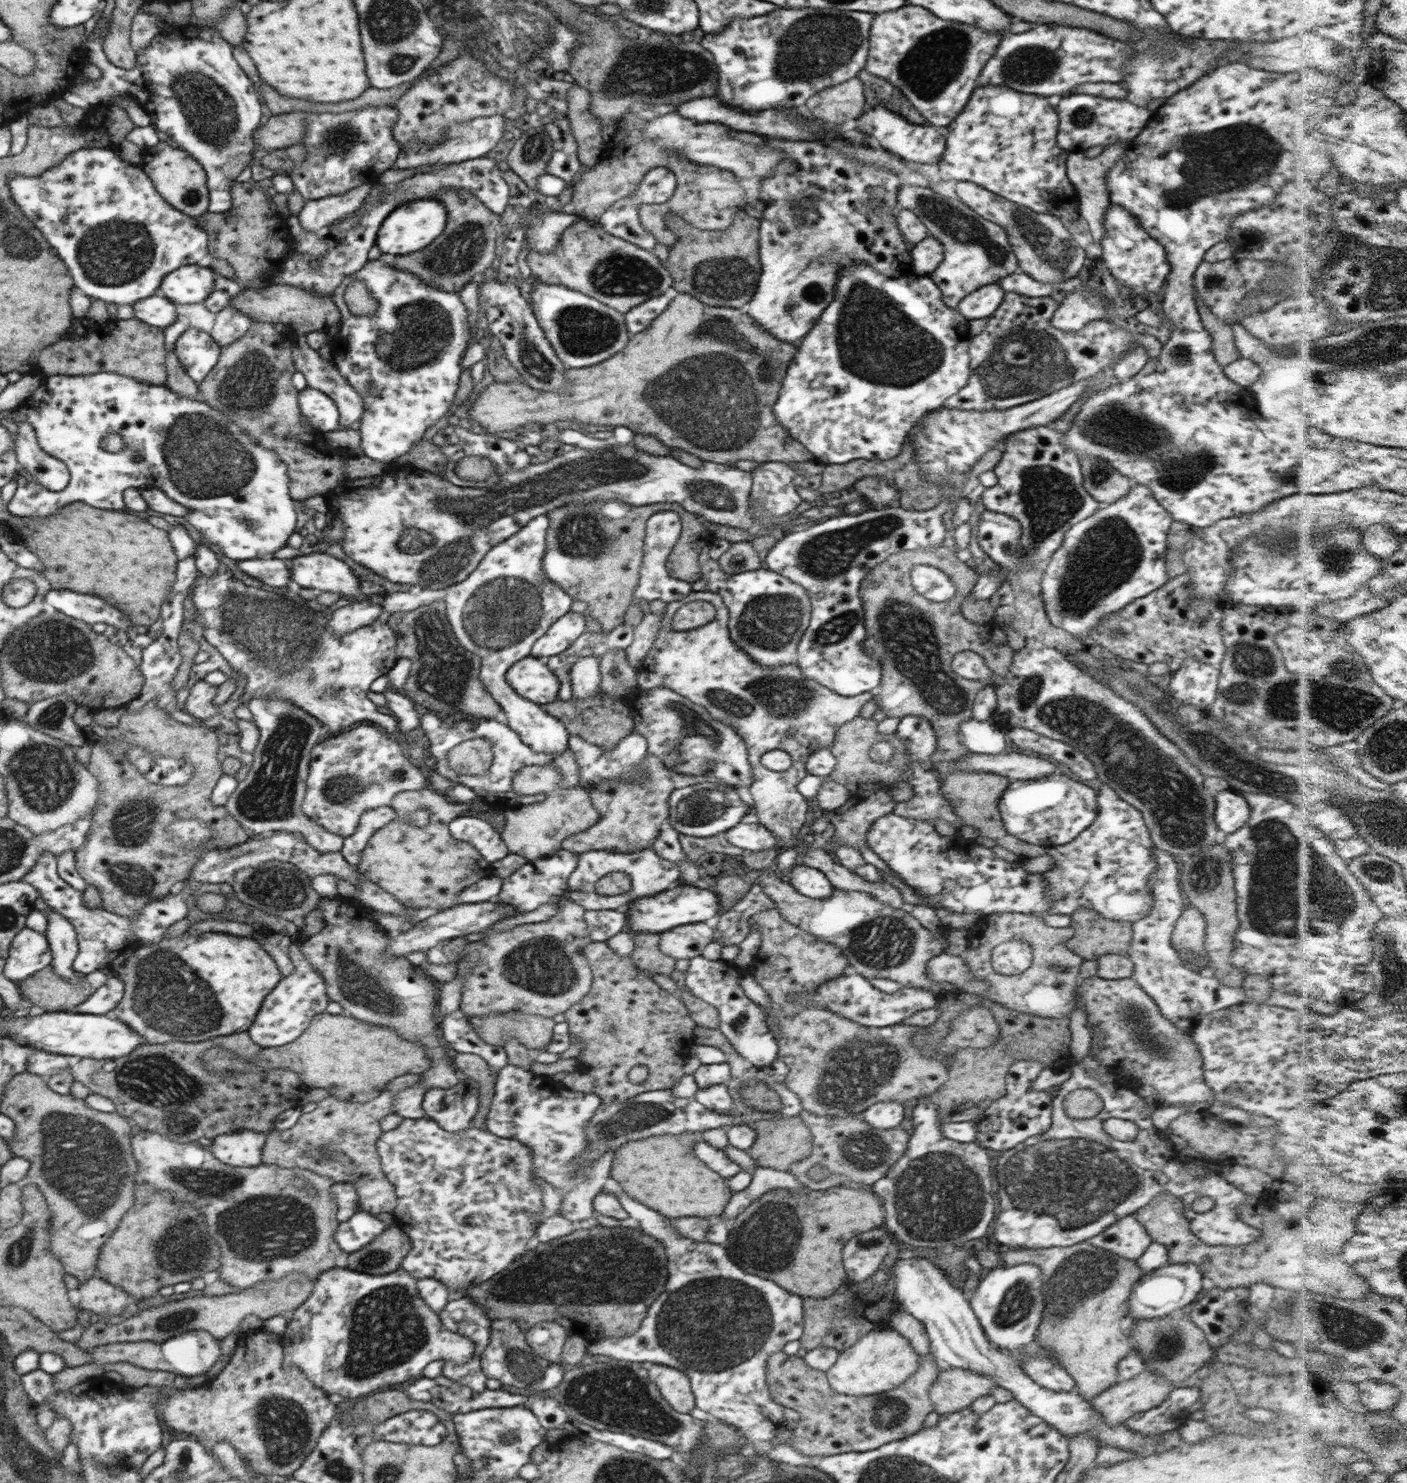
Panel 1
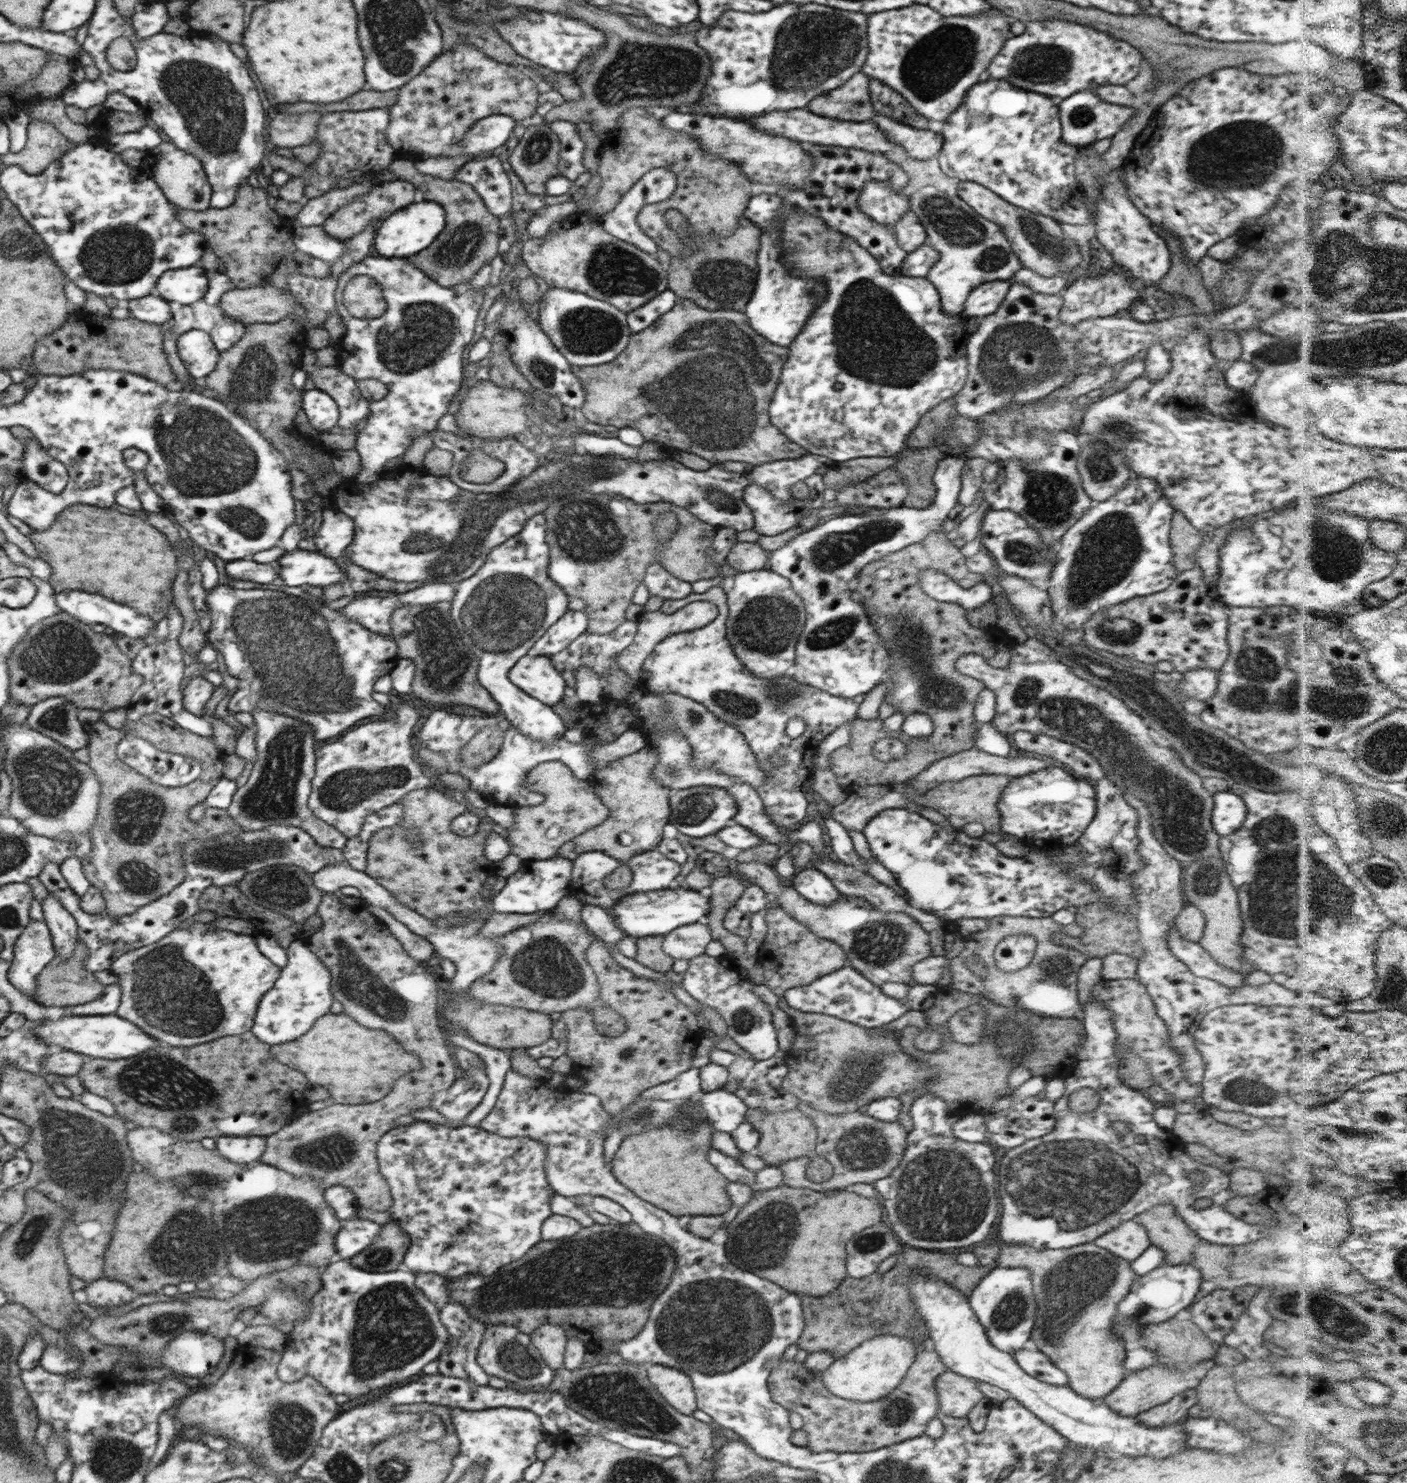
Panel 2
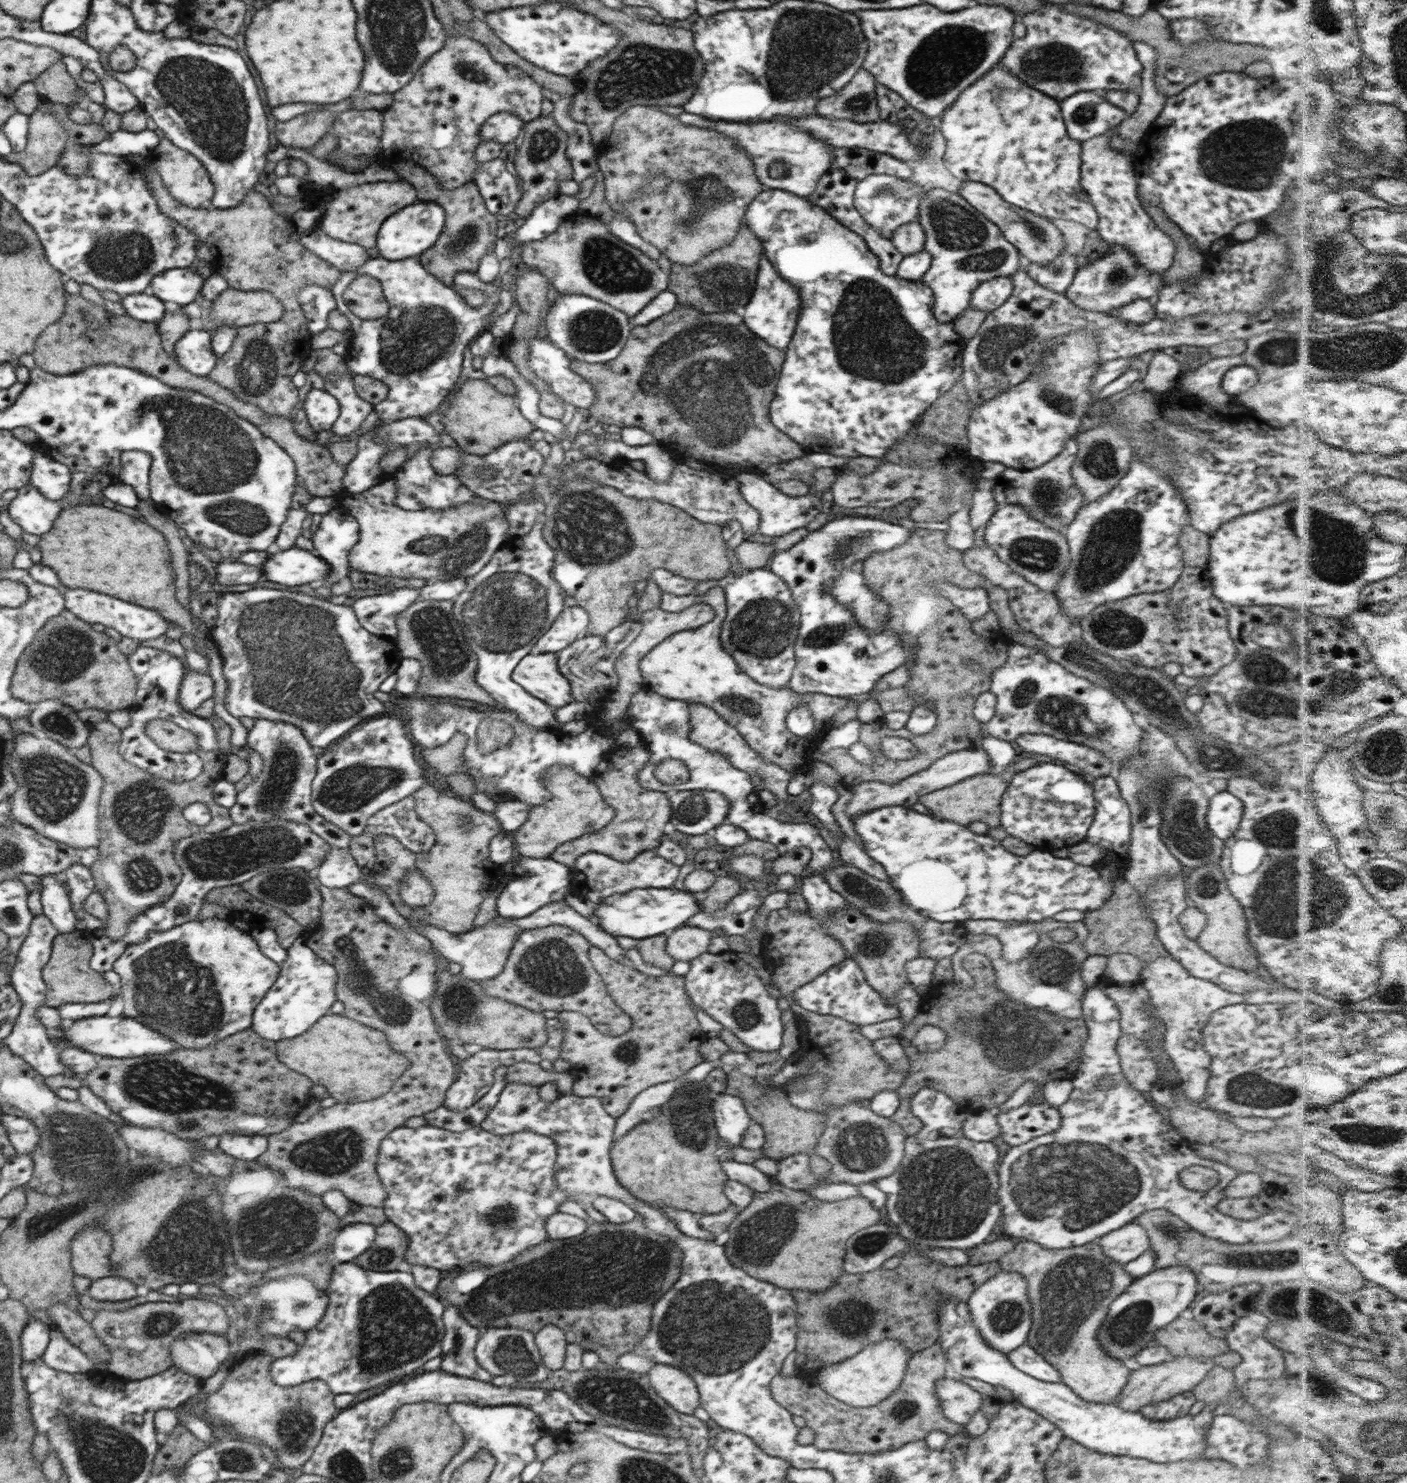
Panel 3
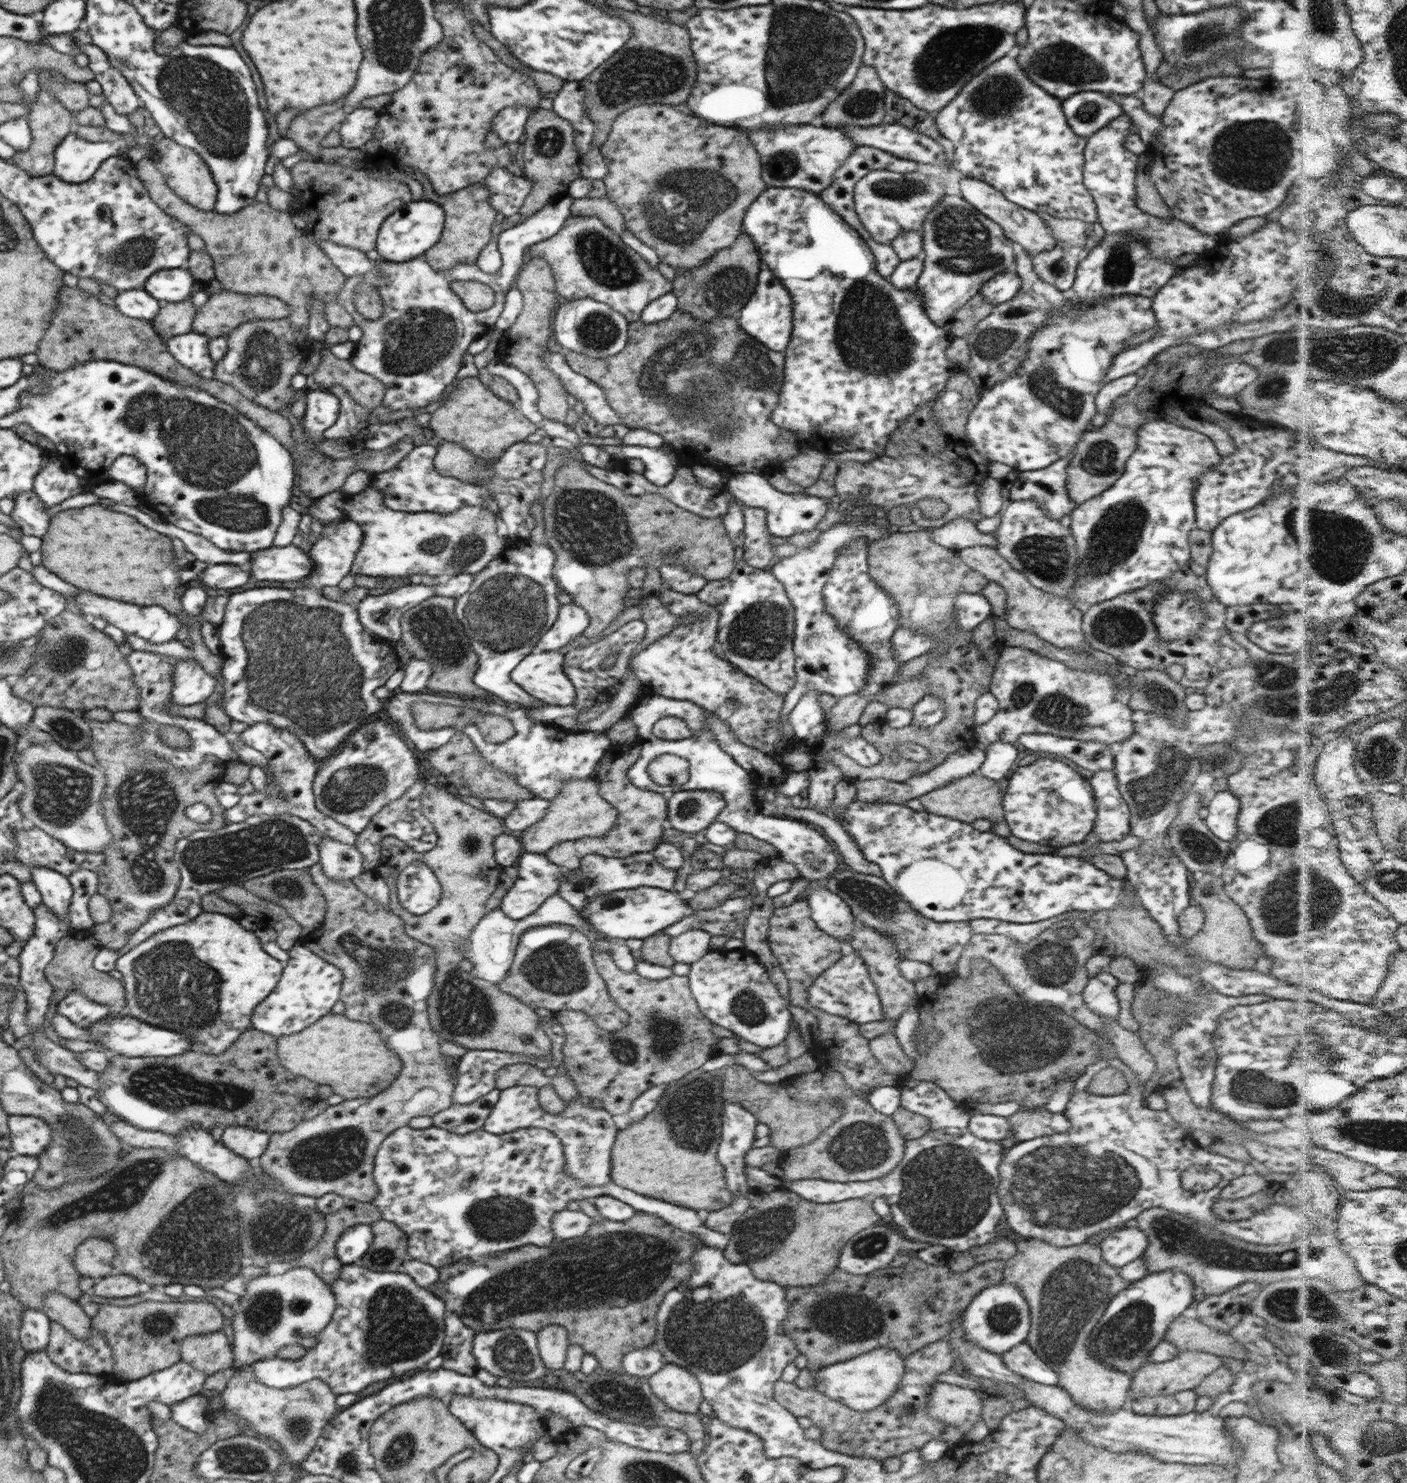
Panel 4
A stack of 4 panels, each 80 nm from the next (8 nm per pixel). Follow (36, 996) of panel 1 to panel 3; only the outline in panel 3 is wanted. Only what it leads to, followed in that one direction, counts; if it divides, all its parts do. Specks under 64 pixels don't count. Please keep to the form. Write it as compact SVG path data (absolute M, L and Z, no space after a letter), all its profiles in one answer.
M58 934L52 940L49 961L41 970L45 1006L56 1008L63 1002L101 1002L118 993L118 986L108 984L103 979L103 974L94 972L88 966L91 955L90 940L77 934Z

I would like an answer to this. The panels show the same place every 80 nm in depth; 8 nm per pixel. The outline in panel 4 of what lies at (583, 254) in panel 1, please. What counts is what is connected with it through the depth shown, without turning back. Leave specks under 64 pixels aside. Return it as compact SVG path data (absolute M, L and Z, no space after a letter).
M596 216L567 217L553 236L533 243L527 250L549 265L561 300L596 300L622 314L628 323L639 320L641 311L652 300L672 290L671 282L637 252L623 244L618 234Z

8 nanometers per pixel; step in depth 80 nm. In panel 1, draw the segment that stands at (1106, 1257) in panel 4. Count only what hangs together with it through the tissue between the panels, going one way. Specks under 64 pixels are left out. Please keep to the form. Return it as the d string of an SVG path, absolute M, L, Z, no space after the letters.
M1134 1214L1112 1222L1099 1234L1086 1240L1093 1246L1116 1254L1127 1260L1136 1260L1152 1242Z

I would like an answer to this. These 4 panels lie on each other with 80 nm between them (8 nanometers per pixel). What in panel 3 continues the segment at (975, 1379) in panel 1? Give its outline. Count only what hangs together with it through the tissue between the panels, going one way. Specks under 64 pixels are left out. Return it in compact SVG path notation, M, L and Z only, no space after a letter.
M943 1377L937 1380L935 1393L941 1415L963 1426L969 1422L969 1417L979 1409L981 1404L981 1395L970 1389L967 1384L951 1378Z

